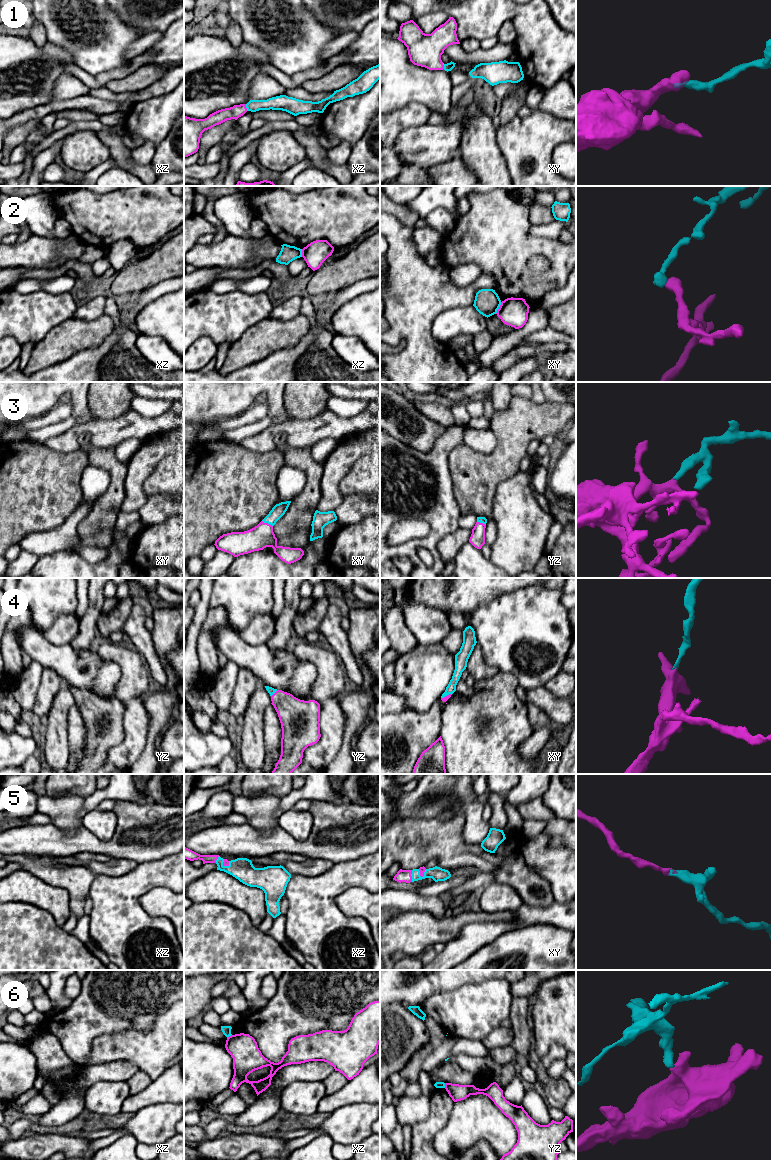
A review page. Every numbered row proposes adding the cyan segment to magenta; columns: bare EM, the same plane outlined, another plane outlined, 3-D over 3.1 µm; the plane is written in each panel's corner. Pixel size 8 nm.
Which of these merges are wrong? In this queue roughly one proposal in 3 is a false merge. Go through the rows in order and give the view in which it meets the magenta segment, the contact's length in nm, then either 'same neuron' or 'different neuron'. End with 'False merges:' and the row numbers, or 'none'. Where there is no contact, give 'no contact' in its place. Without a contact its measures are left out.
1: contact in xz; length 60 nm; same neuron
2: contact in xy; length 110 nm; different neuron
3: contact in xy; length 100 nm; same neuron
4: contact in yz; length 80 nm; same neuron
5: contact in xy; length 100 nm; same neuron
6: contact in xz; length 50 nm; different neuron
False merges: 2, 6

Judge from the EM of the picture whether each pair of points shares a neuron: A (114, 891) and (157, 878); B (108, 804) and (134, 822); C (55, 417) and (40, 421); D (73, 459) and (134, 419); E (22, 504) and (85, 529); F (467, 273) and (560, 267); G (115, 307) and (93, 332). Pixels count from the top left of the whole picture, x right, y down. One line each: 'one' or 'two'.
A: one
B: two
C: one
D: two
E: two
F: two
G: two

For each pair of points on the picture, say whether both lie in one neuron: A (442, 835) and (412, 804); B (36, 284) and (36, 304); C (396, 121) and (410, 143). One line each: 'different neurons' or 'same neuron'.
A: different neurons
B: different neurons
C: different neurons

